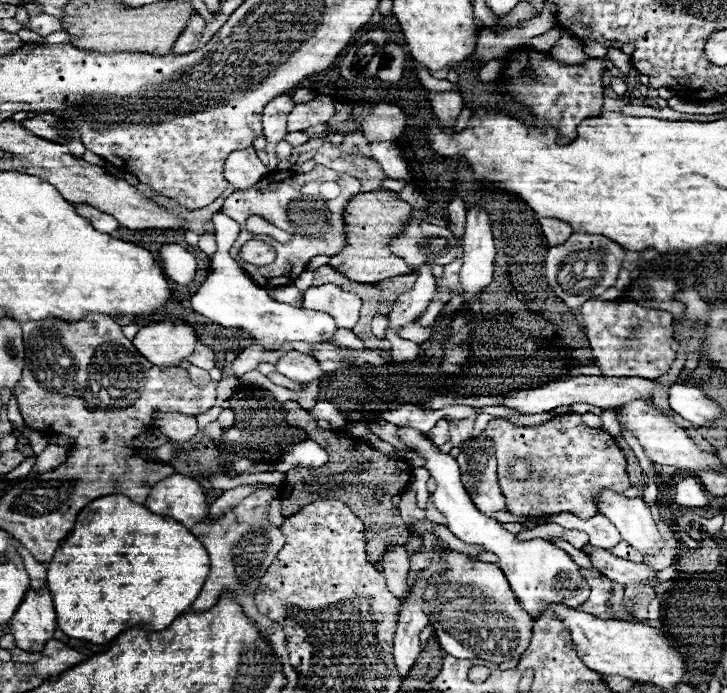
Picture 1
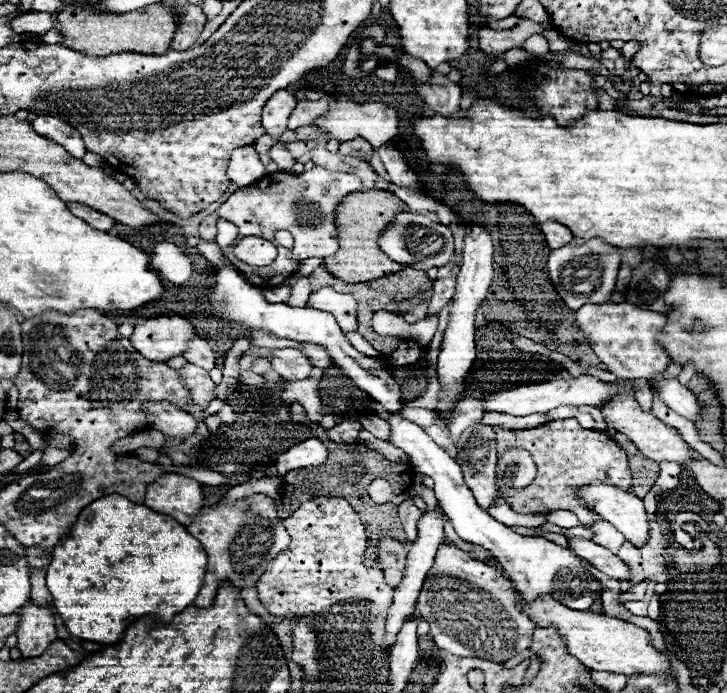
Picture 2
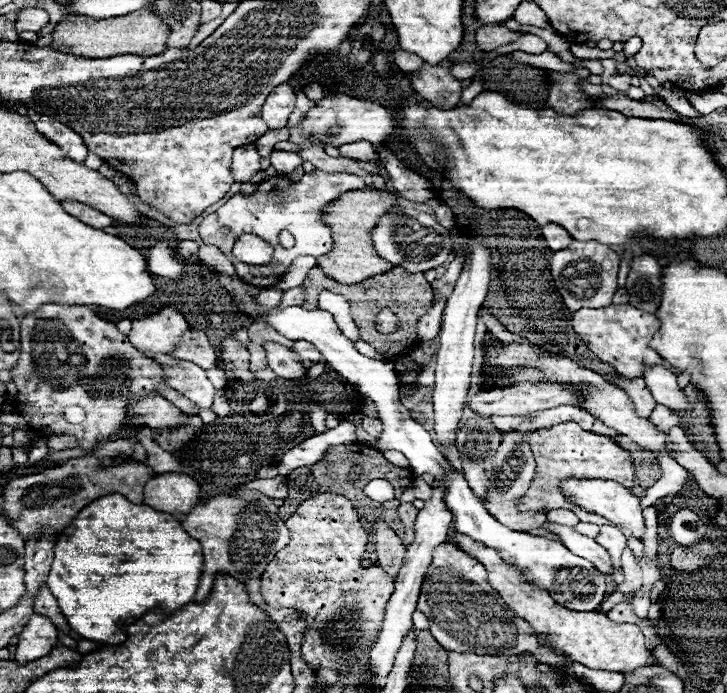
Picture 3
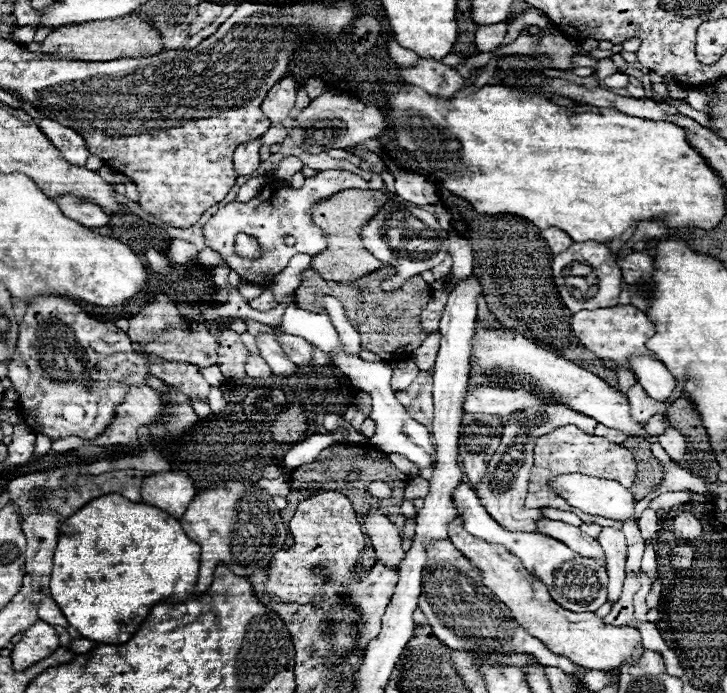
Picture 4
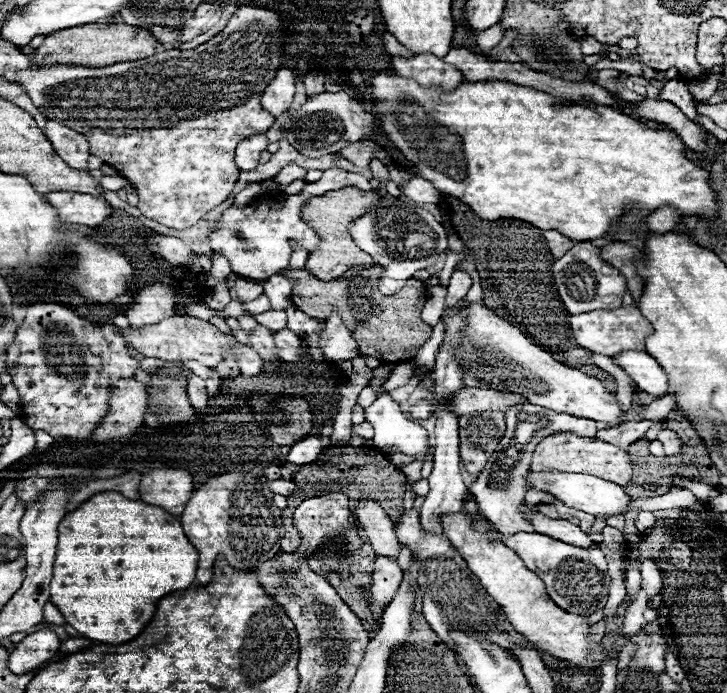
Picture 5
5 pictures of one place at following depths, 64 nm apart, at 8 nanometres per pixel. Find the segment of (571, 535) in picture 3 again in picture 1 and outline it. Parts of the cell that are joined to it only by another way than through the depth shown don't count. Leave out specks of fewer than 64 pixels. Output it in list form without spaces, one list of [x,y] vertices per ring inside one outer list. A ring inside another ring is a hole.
[[[586,544],[580,550],[592,560],[596,570],[600,570],[604,576],[608,576],[614,582],[620,582],[624,586],[628,584],[648,584],[654,588],[658,586],[658,582],[654,580],[656,572],[652,572],[646,564],[634,564],[634,562],[622,560],[612,552],[596,548],[592,544]]]

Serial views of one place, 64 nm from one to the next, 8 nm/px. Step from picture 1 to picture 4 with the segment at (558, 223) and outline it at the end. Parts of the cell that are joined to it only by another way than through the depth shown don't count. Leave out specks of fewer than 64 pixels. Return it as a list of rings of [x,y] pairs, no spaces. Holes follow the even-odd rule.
[[[546,228],[542,230],[541,236],[548,242],[552,254],[560,254],[572,246],[572,238],[568,238],[560,228]]]

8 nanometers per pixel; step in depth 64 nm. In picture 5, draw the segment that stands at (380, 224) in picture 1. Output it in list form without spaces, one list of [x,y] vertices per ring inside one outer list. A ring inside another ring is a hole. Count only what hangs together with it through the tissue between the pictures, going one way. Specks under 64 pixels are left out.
[[[340,188],[340,192],[326,192],[324,196],[312,196],[308,204],[304,204],[304,222],[308,222],[320,236],[320,246],[308,254],[308,262],[304,270],[310,270],[320,280],[336,280],[352,266],[372,266],[374,260],[362,252],[348,234],[348,222],[368,212],[372,204],[380,200],[378,192],[360,192],[358,188]]]

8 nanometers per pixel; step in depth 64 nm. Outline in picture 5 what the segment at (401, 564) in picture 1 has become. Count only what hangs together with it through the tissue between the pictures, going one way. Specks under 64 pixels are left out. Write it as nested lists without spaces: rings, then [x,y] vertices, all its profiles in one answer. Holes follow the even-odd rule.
[[[360,500],[360,502],[356,502],[352,512],[358,518],[358,522],[362,524],[362,528],[366,530],[368,540],[370,540],[372,548],[376,550],[376,554],[396,560],[402,546],[396,540],[394,522],[386,516],[382,506],[376,504],[374,500]]]

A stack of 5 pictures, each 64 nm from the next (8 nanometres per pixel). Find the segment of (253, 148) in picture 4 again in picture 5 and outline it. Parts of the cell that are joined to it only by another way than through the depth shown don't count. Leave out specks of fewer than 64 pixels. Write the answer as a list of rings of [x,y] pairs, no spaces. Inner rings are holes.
[[[266,134],[250,136],[248,140],[242,140],[236,148],[236,164],[240,170],[252,170],[258,166],[260,152],[264,152],[268,146]]]

